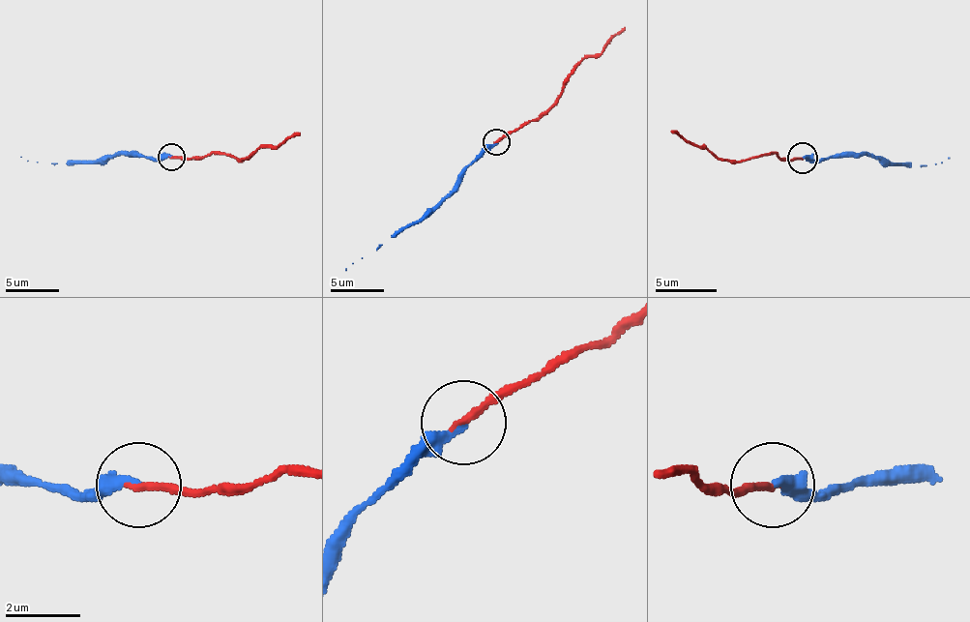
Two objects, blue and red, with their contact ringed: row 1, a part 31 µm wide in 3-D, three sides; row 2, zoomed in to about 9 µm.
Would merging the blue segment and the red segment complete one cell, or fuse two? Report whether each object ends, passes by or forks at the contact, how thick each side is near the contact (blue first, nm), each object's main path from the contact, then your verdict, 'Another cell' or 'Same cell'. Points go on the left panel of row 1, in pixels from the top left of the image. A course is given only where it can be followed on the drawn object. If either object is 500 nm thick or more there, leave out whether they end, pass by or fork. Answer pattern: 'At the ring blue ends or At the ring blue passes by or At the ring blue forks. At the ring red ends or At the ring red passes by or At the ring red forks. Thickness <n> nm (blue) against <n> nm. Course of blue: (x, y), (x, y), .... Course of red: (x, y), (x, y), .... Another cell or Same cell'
At the ring blue ends. At the ring red ends. Thickness 280 nm (blue) against 200 nm. Course of blue: (171, 156), (147, 159), (115, 153), (94, 162), (27, 162), (21, 156). Course of red: (171, 156), (200, 159), (214, 153), (248, 159), (258, 148), (278, 148), (299, 132). Same cell

